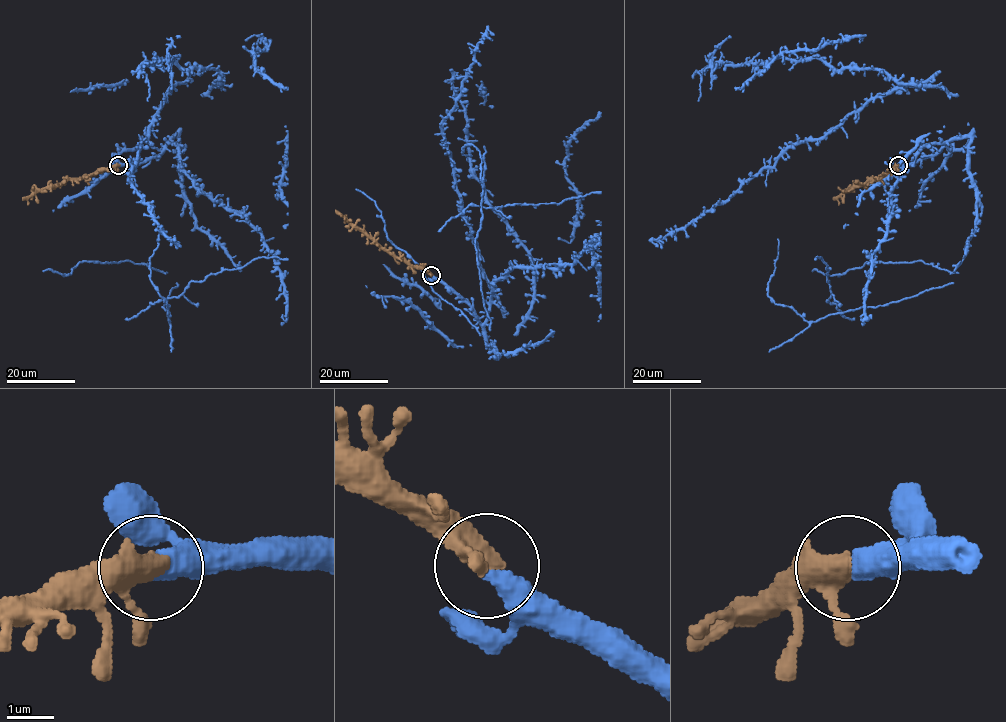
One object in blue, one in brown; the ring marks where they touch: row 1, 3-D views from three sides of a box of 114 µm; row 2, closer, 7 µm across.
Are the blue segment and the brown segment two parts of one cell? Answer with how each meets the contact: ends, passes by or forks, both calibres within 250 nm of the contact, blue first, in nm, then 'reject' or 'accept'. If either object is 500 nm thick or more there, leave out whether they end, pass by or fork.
blue ends there; brown passes by; 480 nm thick on the blue side, 400 nm on the other; accept

